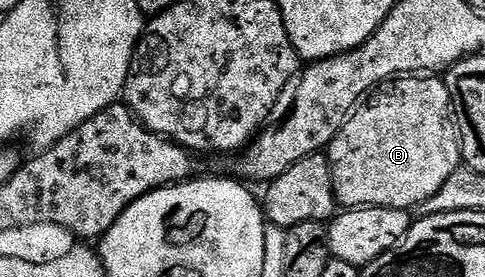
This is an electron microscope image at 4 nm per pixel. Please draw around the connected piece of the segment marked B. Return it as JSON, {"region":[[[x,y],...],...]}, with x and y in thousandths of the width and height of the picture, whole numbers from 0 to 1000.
{"region":[[[819,278],[794,296],[720,415],[691,509],[676,520],[672,556],[685,603],[693,715],[703,736],[841,762],[870,740],[870,726],[887,726],[887,711],[920,668],[928,625],[948,614],[953,599],[948,462],[936,426],[922,296],[907,278]]]}

